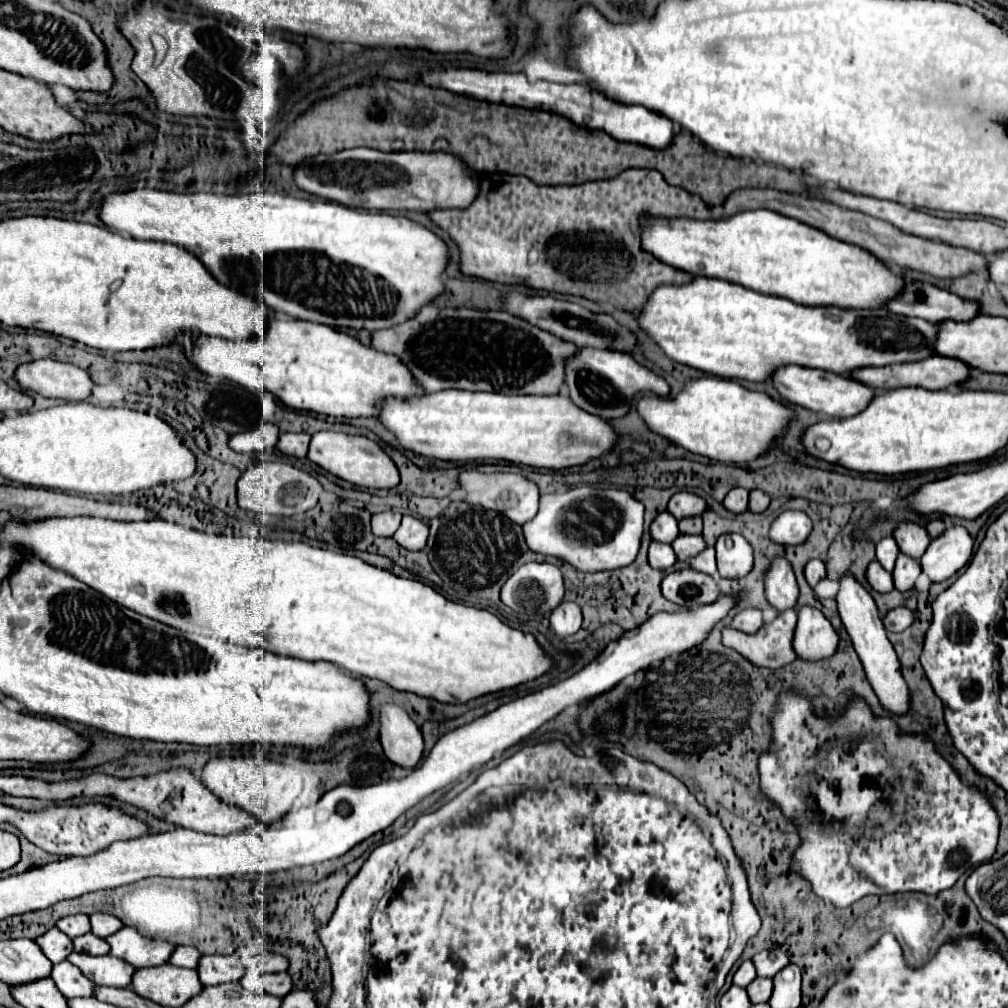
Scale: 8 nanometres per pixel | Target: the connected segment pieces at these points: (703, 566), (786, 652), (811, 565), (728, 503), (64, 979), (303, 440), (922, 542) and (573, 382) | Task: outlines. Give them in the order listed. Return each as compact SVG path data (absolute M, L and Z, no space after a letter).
M706 548L704 552L700 552L698 556L692 556L688 560L690 568L698 570L698 572L706 572L710 576L718 576L718 570L716 570L716 556L714 556L714 548Z
M784 610L780 612L770 624L764 624L758 632L754 634L746 634L746 632L738 632L736 628L730 628L730 624L726 624L722 628L722 642L724 646L734 648L736 652L740 652L744 658L748 658L752 664L764 666L764 668L782 668L786 664L790 664L796 658L792 640L794 640L794 628L796 628L796 610Z
M810 560L804 568L804 574L806 574L806 580L810 586L816 586L824 576L826 576L826 566L822 560Z
M732 488L728 492L728 496L724 498L724 506L736 514L748 510L748 490L746 488Z
M66 960L52 966L50 978L54 980L56 988L60 988L60 992L66 998L72 998L72 996L92 996L94 982L88 980L86 976L82 976L82 972L78 968L74 968L74 964L70 964Z
M284 432L284 434L280 434L276 448L280 452L284 452L286 456L304 458L308 452L308 442L310 442L310 434L306 434L306 432L300 432L300 434Z
M900 520L896 524L894 540L896 540L902 554L912 556L916 560L926 552L928 544L930 544L930 536L928 536L926 528L912 522L912 520Z
M580 348L574 356L566 358L564 364L564 382L570 390L570 400L584 408L590 414L596 414L600 418L618 418L624 416L636 394L642 392L656 392L658 396L668 396L670 388L668 384L656 376L654 372L640 366L630 354L614 352L614 350L598 350L598 348Z

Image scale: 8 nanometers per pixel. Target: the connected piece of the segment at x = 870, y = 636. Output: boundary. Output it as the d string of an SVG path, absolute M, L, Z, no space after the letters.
M844 572L838 578L838 584L840 584L840 590L838 590L838 596L836 596L838 612L840 612L840 618L842 618L842 624L848 628L850 640L852 640L852 644L854 644L858 656L860 656L860 662L862 662L862 666L866 670L868 682L872 684L876 696L880 698L880 702L882 702L882 706L886 710L890 710L892 714L904 714L908 710L908 702L910 702L908 688L906 688L906 682L904 682L904 678L900 674L900 662L896 658L894 646L888 640L884 624L882 624L882 620L878 616L878 608L876 608L874 598L854 578L852 572Z

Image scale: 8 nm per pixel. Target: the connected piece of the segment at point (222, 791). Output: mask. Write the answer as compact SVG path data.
M216 756L210 758L204 766L202 784L206 784L224 802L240 806L242 810L254 814L258 820L270 824L280 820L302 792L302 772L268 756Z

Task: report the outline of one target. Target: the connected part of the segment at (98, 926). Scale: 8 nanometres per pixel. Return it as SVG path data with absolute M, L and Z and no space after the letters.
M92 914L90 924L92 924L92 932L100 938L106 938L122 928L122 922L112 914Z

